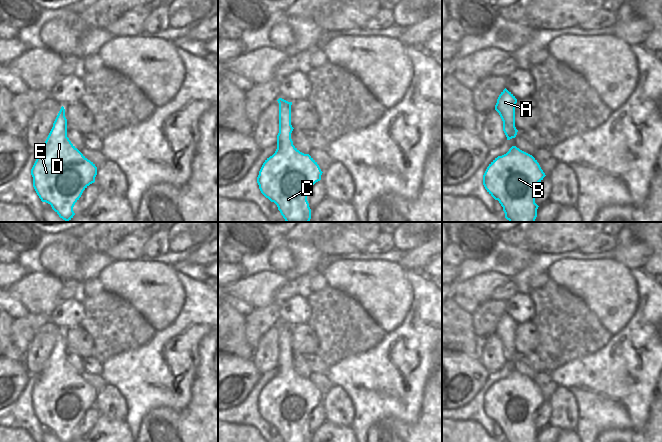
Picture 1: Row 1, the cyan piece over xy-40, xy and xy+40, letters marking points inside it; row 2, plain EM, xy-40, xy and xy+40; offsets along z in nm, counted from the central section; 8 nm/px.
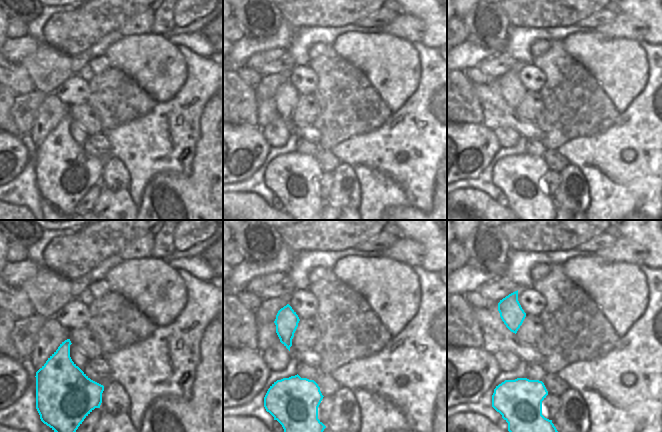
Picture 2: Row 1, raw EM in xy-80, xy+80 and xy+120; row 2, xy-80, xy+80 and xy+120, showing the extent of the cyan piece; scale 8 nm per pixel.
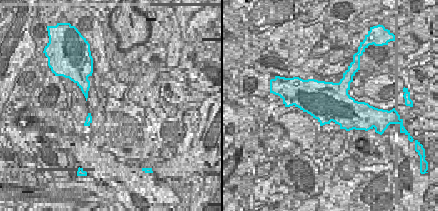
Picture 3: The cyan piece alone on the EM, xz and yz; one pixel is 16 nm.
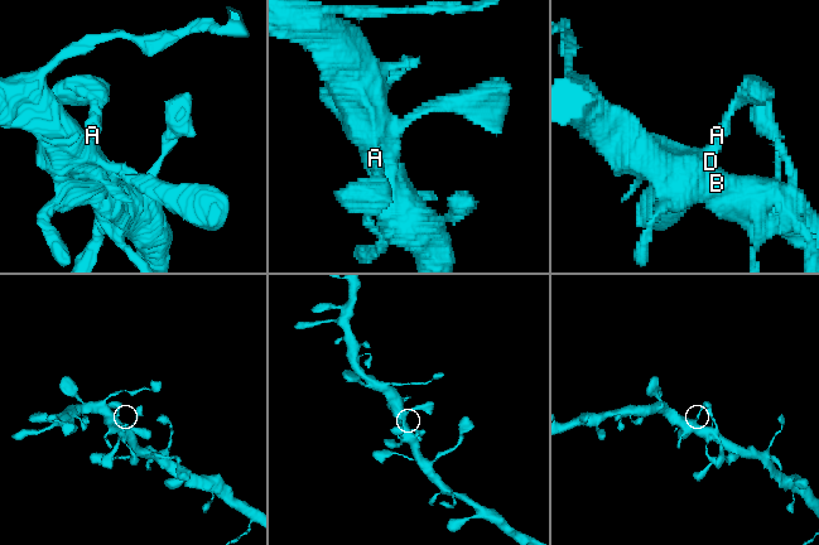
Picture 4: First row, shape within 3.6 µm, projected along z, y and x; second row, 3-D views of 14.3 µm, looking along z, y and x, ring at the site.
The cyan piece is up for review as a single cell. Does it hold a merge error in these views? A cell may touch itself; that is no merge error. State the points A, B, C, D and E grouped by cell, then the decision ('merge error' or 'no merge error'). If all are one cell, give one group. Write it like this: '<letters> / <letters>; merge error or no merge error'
A B C D E; no merge error

